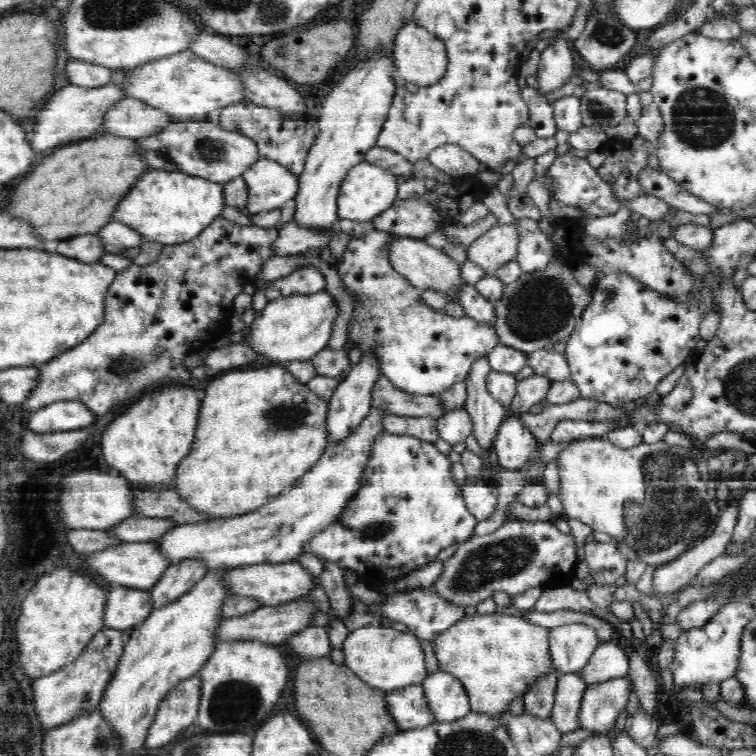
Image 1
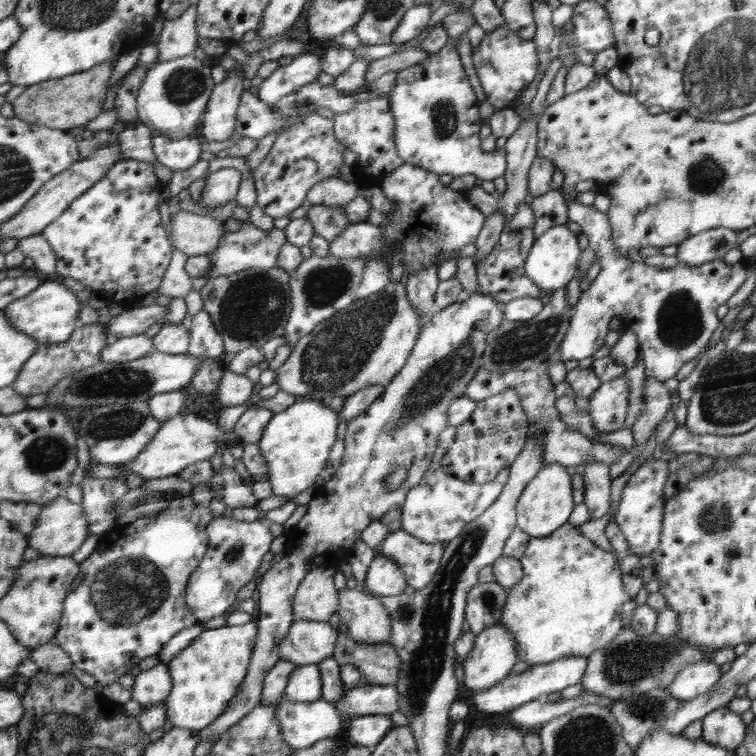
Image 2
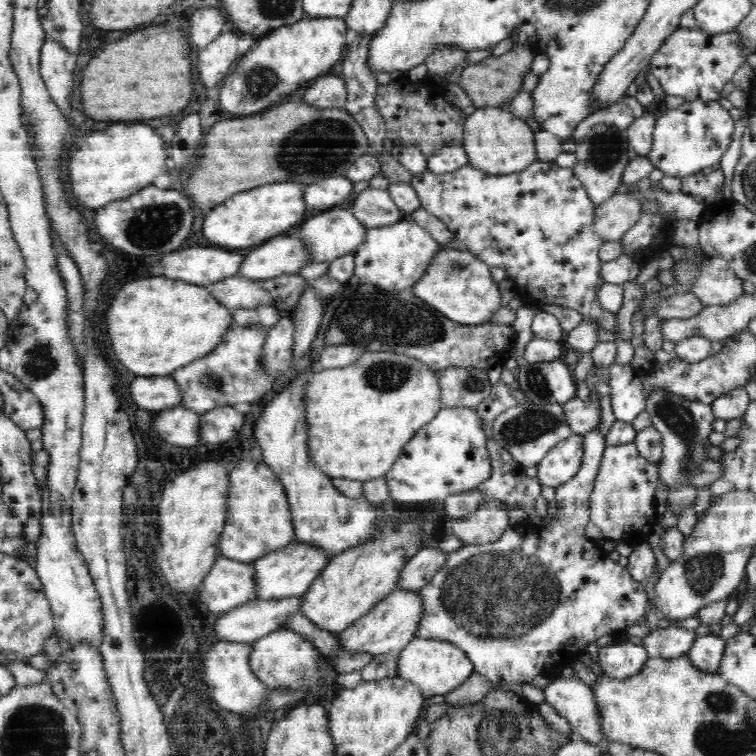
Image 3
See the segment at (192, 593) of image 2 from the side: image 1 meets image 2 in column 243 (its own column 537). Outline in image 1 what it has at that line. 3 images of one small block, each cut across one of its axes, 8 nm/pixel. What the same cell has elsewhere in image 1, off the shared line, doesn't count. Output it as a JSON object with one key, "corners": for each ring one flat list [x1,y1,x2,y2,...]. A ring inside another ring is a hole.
{"corners":[[512,518,491,534,475,534,464,544,459,544,454,554,443,562,444,572,430,589,451,606,465,609,492,598,494,592,518,596,530,588,546,590,552,586,570,586,579,562,576,550,572,534,563,534,555,523]]}

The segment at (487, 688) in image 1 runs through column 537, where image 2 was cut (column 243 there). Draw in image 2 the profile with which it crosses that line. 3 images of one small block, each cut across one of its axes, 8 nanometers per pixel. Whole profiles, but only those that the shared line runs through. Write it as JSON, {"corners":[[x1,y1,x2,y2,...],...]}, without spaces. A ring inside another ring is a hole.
{"corners":[[250,621,241,626,224,625,212,630,204,630,199,636,168,664,170,675,173,676,173,692,161,704,166,707,167,719,174,727,202,730,210,727,222,712,229,708,230,700,240,691,242,680,248,674,250,660,253,656,254,644,257,642,257,623]]}

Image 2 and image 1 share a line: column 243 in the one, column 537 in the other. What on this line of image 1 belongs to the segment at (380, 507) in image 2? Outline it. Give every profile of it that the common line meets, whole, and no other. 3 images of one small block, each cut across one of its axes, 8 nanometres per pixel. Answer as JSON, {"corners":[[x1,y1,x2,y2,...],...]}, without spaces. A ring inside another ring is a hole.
{"corners":[[557,674,546,675,532,684,532,690,526,691,524,701,525,711,536,718,548,718,554,708,554,694,556,694,557,682,561,677]]}

